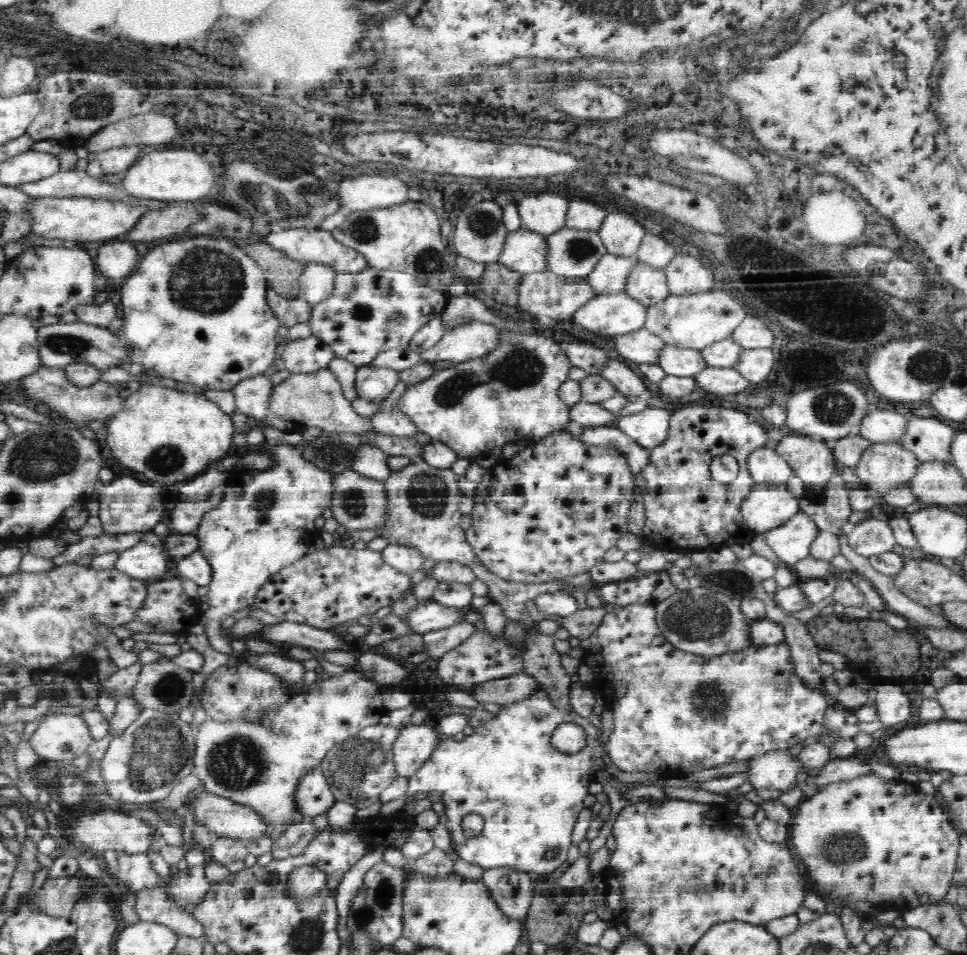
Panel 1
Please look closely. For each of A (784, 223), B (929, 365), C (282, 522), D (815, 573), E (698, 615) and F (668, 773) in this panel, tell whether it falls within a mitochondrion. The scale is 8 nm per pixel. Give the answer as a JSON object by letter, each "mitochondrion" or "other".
{"A":"other","B":"mitochondrion","C":"other","D":"other","E":"mitochondrion","F":"other"}

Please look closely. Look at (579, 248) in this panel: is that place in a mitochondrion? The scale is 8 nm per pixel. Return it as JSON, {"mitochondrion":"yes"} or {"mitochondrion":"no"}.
{"mitochondrion":"yes"}

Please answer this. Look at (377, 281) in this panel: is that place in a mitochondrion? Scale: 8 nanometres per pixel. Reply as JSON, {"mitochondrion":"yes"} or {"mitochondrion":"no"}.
{"mitochondrion":"no"}

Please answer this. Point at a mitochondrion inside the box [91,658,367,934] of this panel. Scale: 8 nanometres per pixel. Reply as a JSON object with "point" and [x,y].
{"point":[158,747]}

